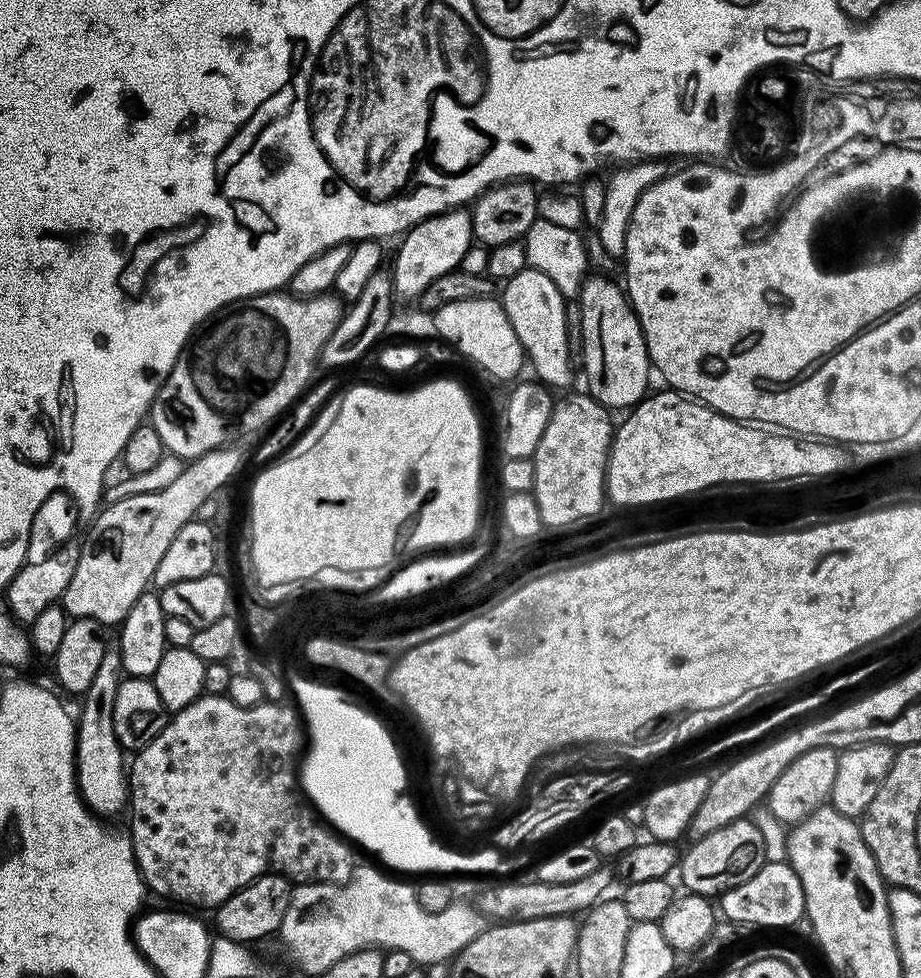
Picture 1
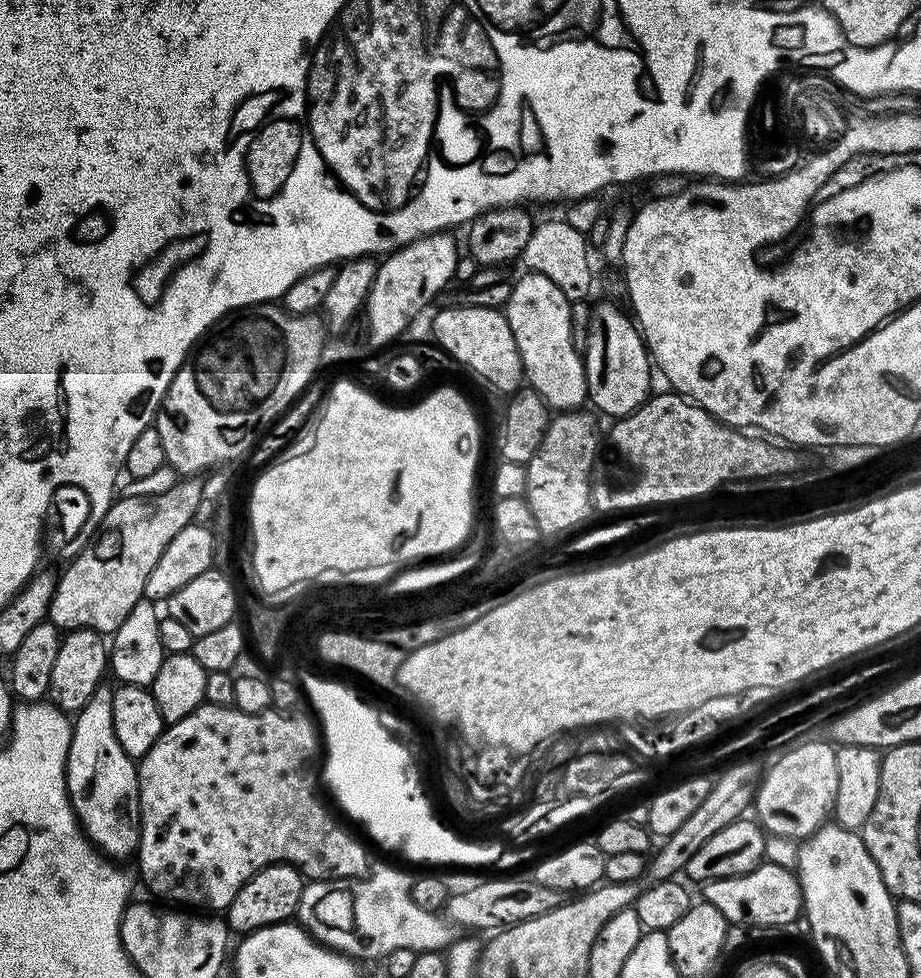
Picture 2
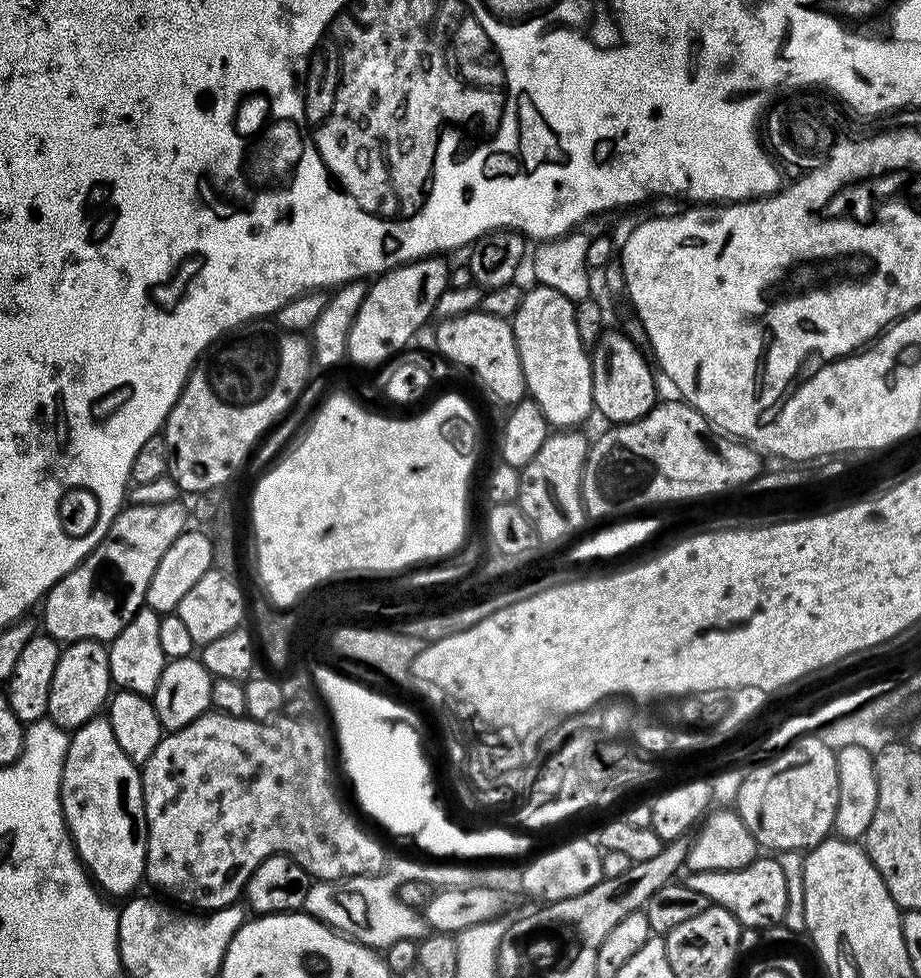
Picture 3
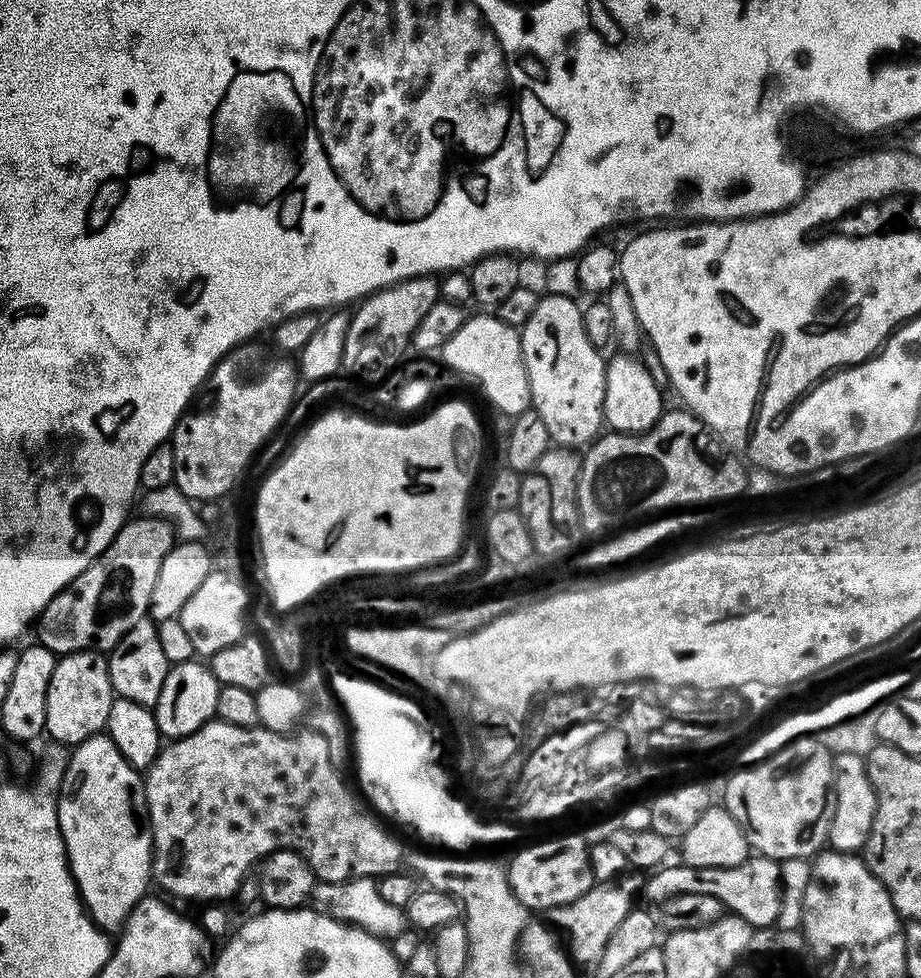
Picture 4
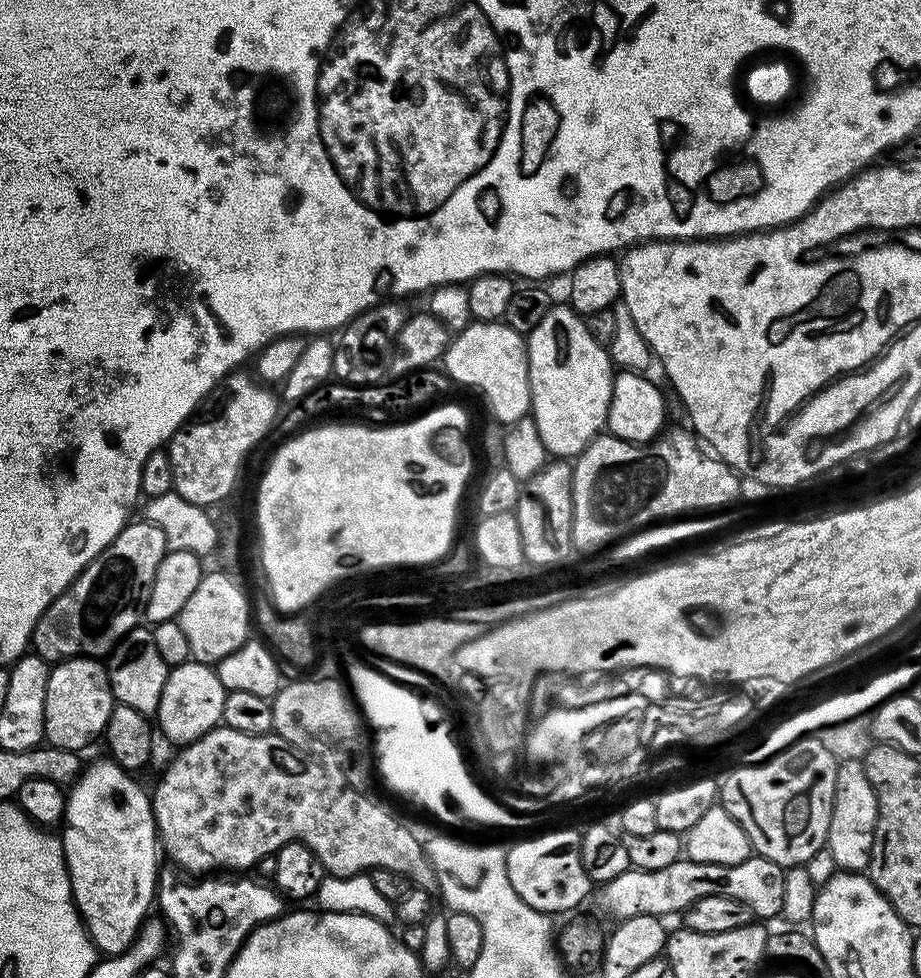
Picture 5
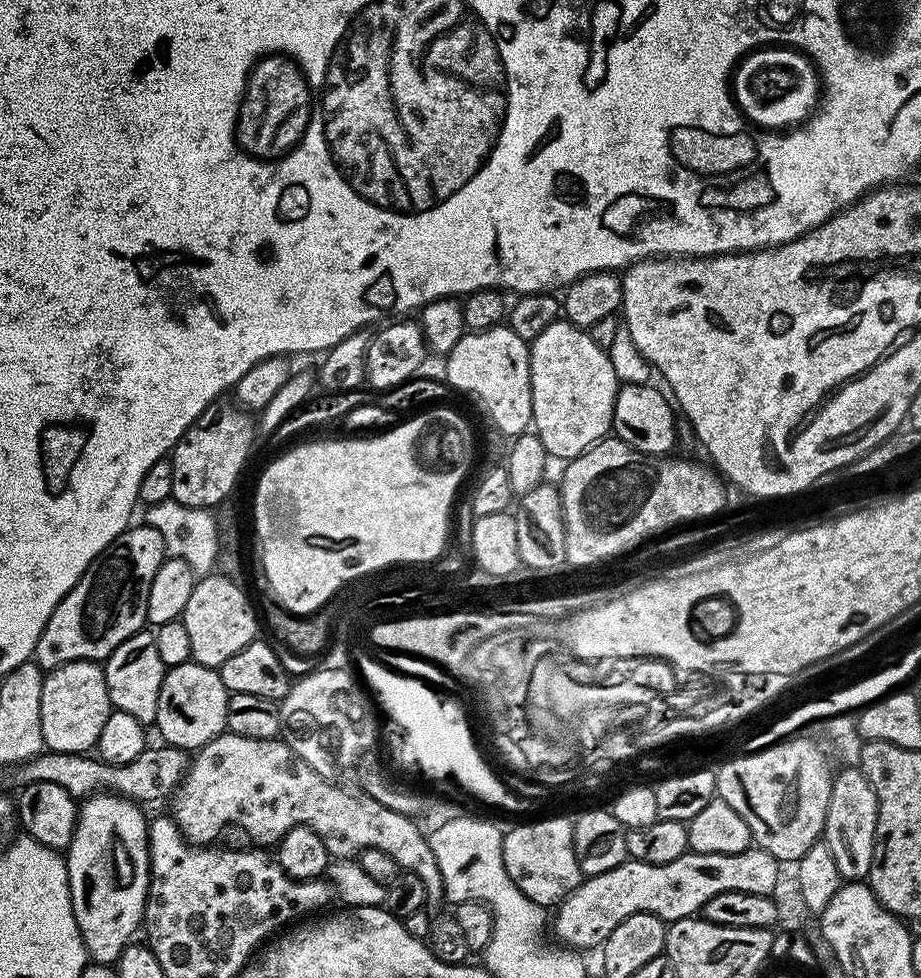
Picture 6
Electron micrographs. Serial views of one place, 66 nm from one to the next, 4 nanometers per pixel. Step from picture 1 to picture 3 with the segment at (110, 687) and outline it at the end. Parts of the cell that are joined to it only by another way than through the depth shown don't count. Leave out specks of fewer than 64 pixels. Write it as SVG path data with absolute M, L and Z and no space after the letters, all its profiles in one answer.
M98 715L71 733L60 779L60 805L80 860L97 889L109 897L131 897L146 876L148 823L140 774L138 765L118 746L107 715Z

